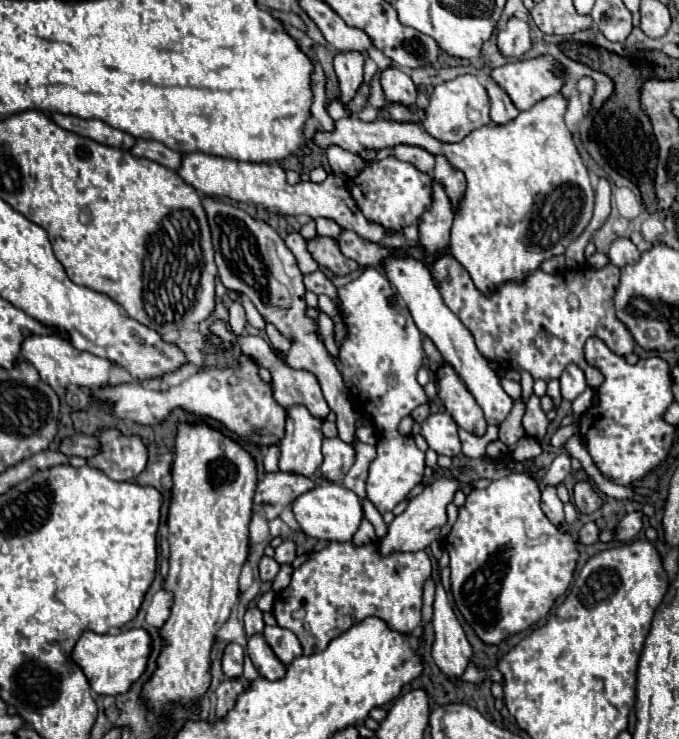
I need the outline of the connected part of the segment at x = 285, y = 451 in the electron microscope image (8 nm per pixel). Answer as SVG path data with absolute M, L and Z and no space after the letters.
M307 407L287 409L285 439L279 443L279 471L313 477L323 463L321 419L315 419Z

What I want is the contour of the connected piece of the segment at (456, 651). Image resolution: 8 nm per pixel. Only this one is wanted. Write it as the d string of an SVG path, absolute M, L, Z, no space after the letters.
M437 583L435 593L433 627L435 627L435 641L431 649L433 661L449 679L459 679L469 665L473 649L465 637L461 623L455 617L453 607L447 601L441 583Z

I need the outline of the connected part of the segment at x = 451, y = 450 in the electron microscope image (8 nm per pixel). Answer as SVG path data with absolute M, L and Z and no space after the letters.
M447 411L429 415L421 425L421 433L429 449L433 449L437 455L447 455L447 457L455 457L461 453L461 441L457 429L459 427L455 419Z

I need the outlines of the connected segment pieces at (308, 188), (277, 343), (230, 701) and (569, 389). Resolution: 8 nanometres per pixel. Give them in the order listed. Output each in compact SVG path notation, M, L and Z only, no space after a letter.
M185 153L181 159L181 167L177 169L177 175L187 185L195 187L201 195L227 197L227 199L241 201L241 203L253 201L269 209L275 207L277 211L285 215L309 215L313 219L327 217L327 219L333 219L341 229L355 231L357 235L363 235L363 239L371 239L371 243L387 243L387 247L403 247L403 243L407 243L401 231L383 231L379 223L367 223L367 219L363 219L363 211L359 211L351 195L347 195L345 179L335 177L335 175L329 175L319 185L313 181L301 181L297 185L289 185L285 181L285 171L279 165L239 163L233 159L213 157L205 153Z
M266 323L265 332L269 338L271 346L275 351L287 354L290 349L290 341L277 331L274 325Z
M227 679L217 687L217 691L215 691L217 719L223 719L223 715L227 715L227 711L231 711L231 707L235 707L235 699L243 693L243 689L245 689L245 685L239 679Z
M575 363L567 365L567 369L559 377L559 381L561 381L561 395L563 395L563 399L569 399L569 401L579 397L587 389L585 373Z

